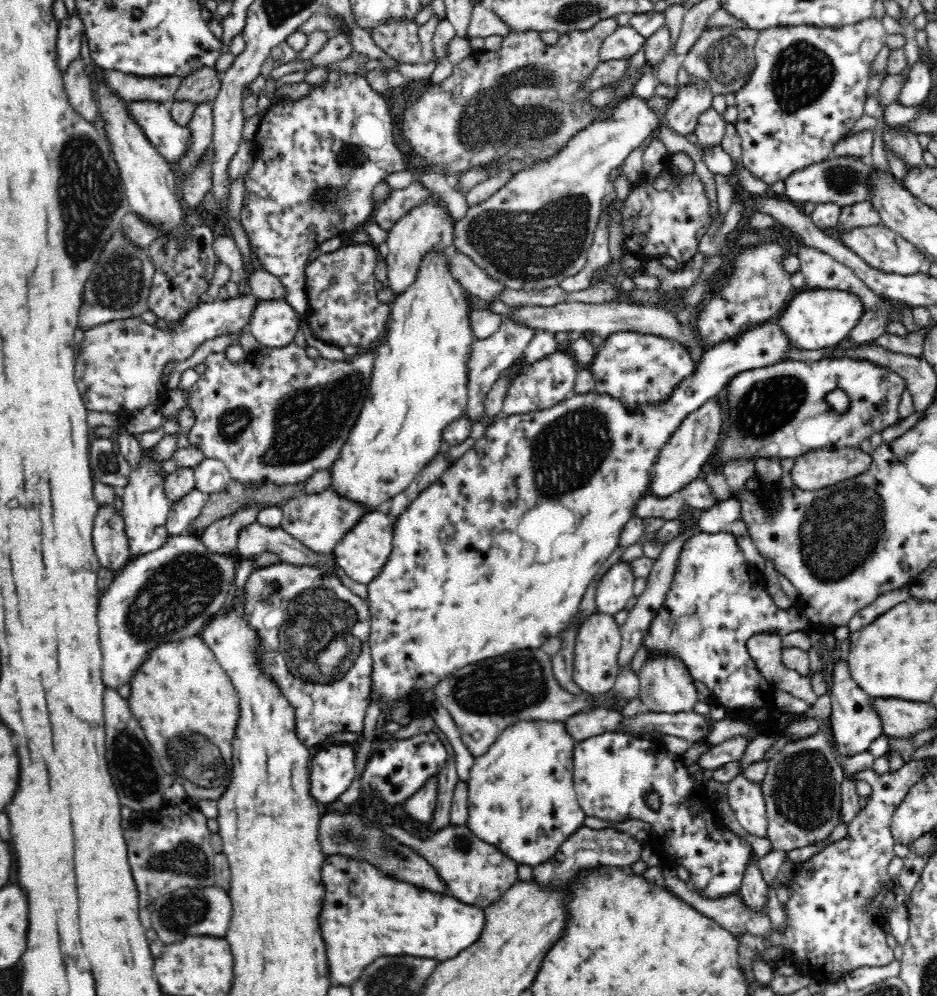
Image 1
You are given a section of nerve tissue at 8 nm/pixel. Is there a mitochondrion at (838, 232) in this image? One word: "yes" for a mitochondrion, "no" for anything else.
no

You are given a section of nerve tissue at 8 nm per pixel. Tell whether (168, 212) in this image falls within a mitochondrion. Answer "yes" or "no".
no

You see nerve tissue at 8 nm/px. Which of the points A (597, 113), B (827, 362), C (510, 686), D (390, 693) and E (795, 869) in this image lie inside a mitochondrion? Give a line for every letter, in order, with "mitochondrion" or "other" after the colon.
A: other
B: other
C: mitochondrion
D: other
E: other

